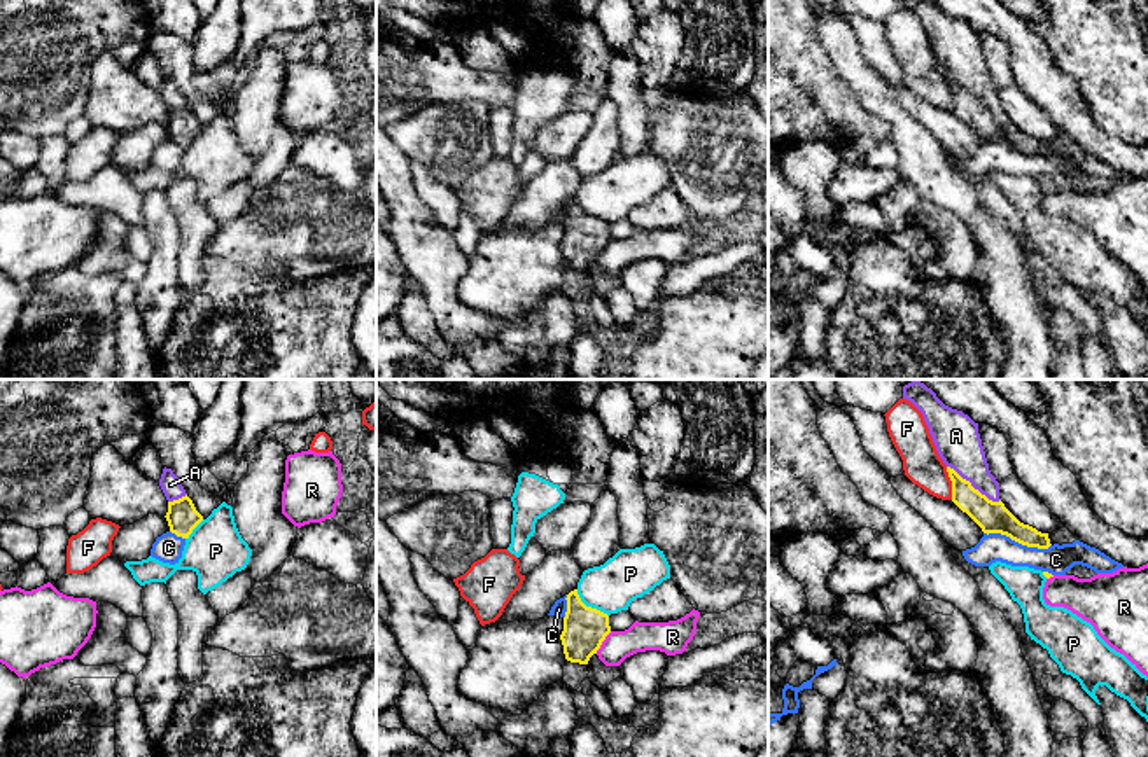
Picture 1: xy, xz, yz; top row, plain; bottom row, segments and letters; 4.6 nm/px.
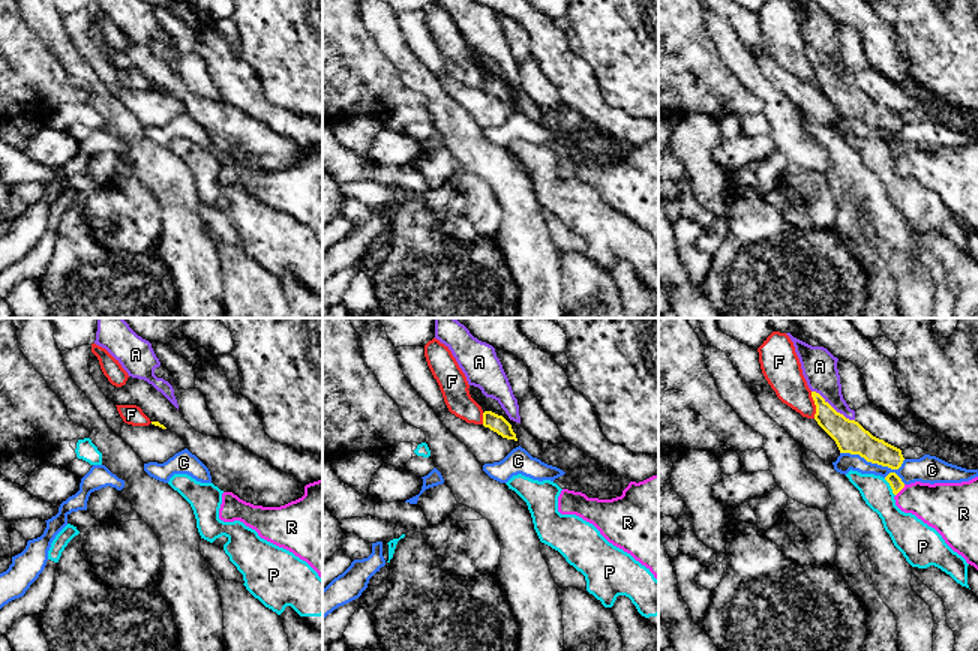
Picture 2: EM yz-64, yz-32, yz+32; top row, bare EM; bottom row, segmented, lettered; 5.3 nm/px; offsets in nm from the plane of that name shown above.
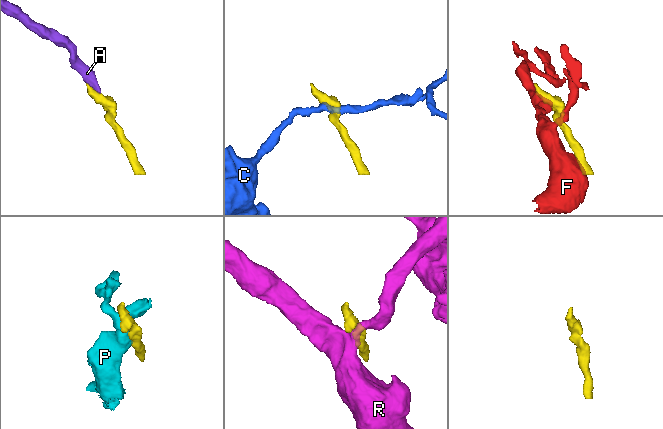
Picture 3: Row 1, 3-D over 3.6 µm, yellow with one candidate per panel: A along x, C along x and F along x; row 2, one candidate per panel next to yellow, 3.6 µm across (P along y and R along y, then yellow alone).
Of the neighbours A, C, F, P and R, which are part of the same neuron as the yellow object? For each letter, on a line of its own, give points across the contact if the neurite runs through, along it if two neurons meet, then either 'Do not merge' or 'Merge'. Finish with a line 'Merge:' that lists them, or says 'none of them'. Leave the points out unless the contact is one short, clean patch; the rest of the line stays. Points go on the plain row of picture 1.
A: Path across: yz (991, 125), (972, 95), (956, 44). Merge
C: Boundary: yz (984, 140), (1005, 142), (1028, 154), (1050, 154). Do not merge
F: Boundary: yz (945, 76), (951, 86), (952, 107). Do not merge
P: Do not merge
R: Do not merge
Merge: A

